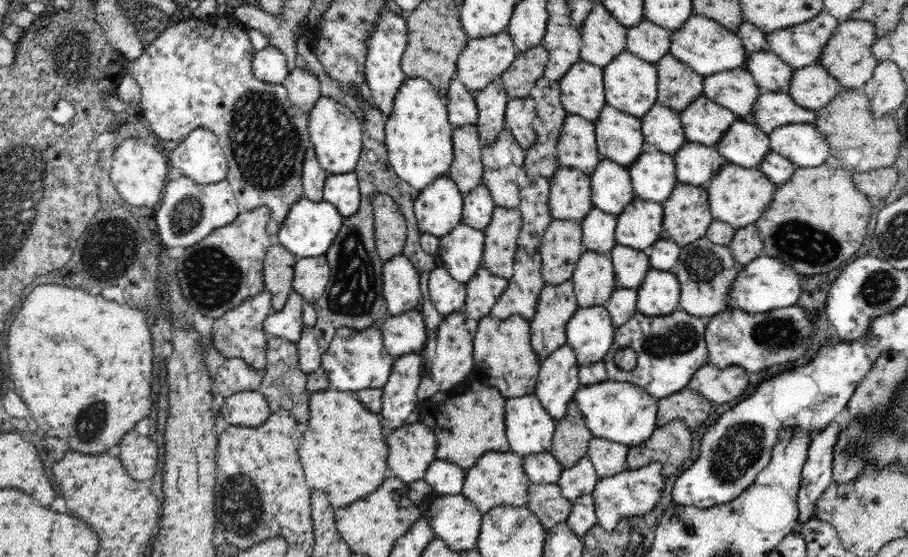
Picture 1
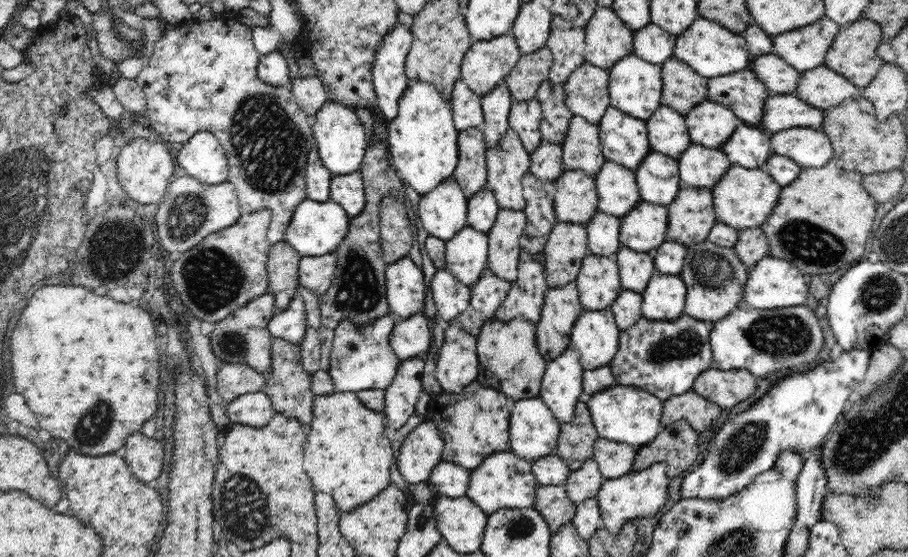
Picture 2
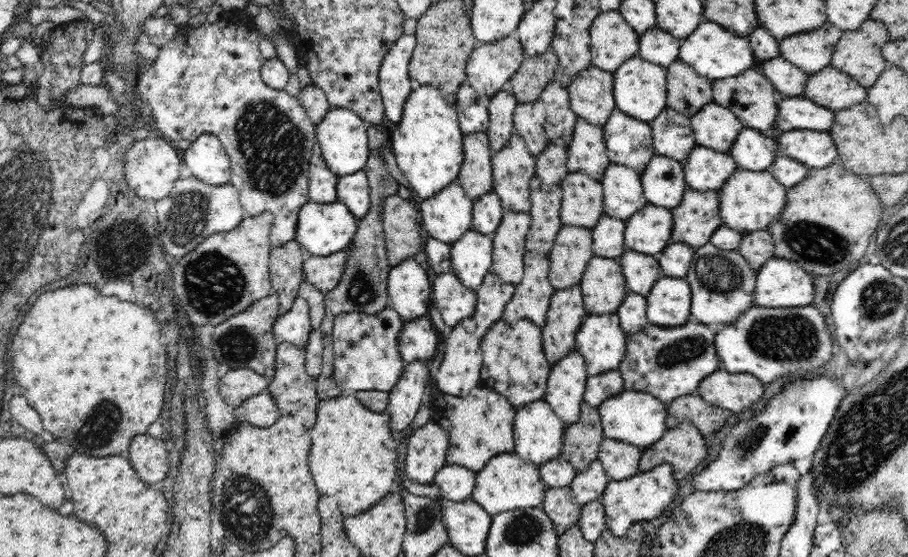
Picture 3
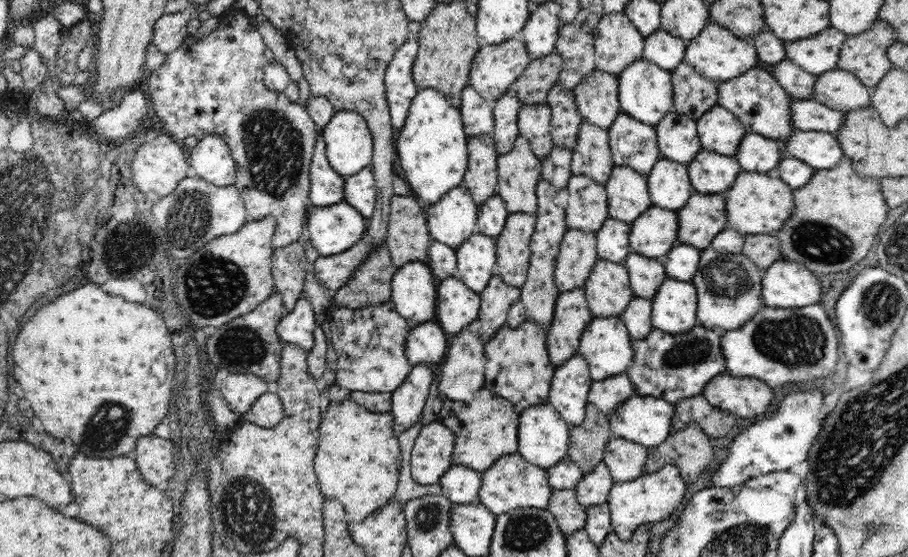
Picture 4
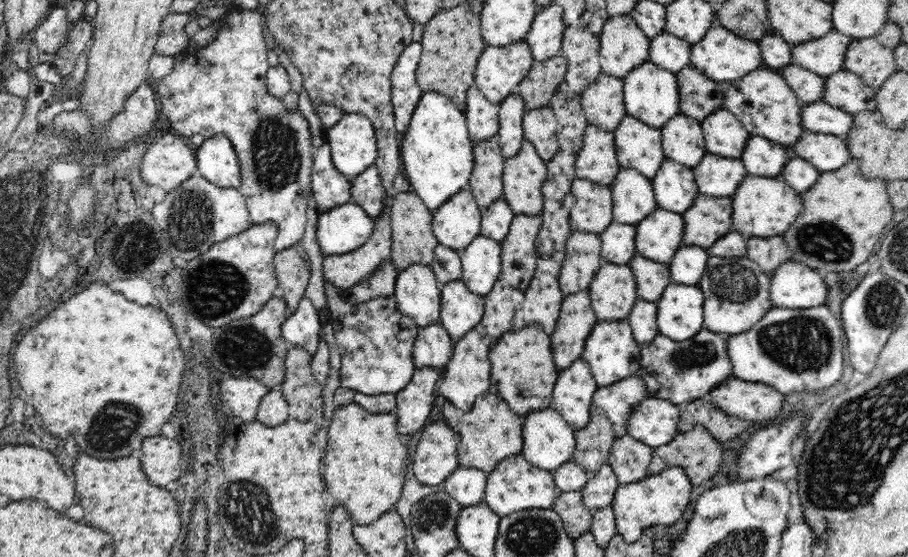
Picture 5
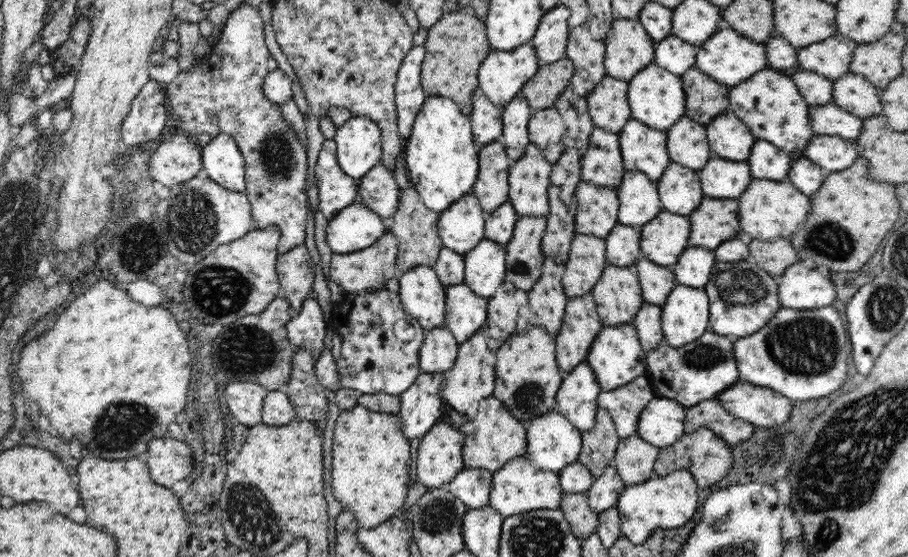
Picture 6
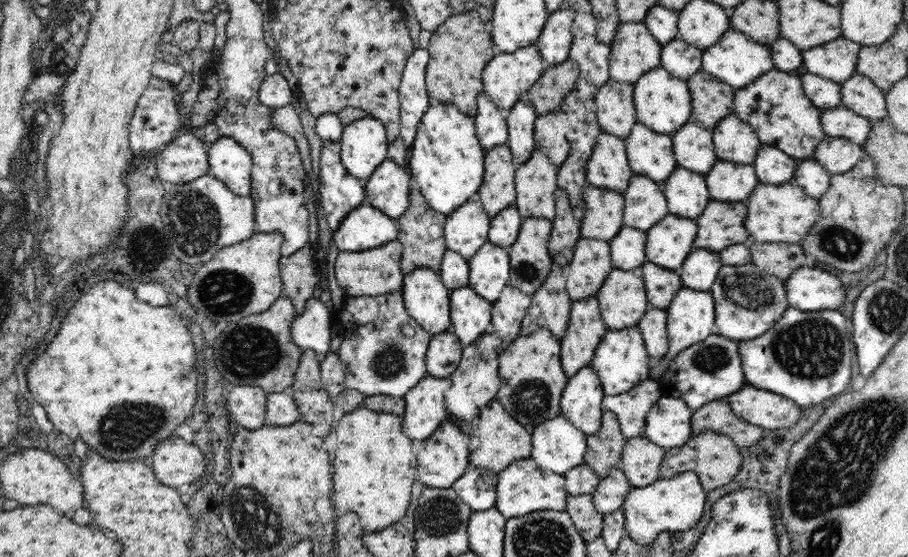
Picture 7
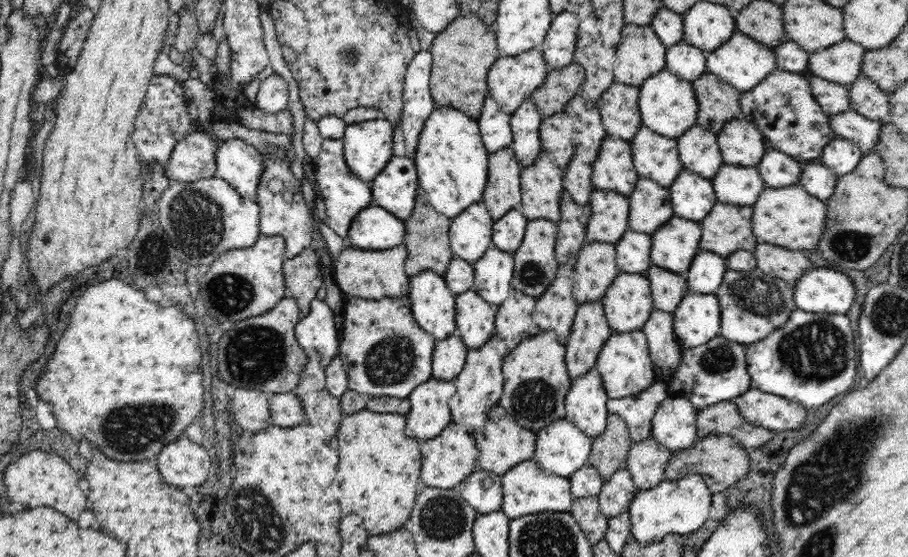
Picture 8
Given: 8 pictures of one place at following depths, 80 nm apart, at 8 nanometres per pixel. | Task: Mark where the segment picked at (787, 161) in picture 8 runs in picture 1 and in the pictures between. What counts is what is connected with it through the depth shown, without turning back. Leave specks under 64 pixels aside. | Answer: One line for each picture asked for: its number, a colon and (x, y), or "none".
1: (744, 144)
2: (749, 147)
3: (752, 150)
4: (756, 153)
5: (764, 158)
6: (767, 161)
7: (773, 166)

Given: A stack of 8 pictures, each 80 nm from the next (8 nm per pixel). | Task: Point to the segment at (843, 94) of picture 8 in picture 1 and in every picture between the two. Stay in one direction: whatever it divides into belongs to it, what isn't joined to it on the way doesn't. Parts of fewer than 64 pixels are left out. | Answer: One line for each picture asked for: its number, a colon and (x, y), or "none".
1: (772, 74)
2: (782, 79)
3: (790, 81)
4: (798, 82)
5: (809, 87)
6: (817, 90)
7: (824, 93)

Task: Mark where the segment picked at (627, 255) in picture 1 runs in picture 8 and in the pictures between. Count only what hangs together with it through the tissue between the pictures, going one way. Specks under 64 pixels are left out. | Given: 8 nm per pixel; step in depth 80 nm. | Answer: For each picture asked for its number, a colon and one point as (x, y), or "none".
2: (636, 269)
3: (641, 271)
4: (646, 275)
5: (652, 278)
6: (657, 281)
7: (661, 284)
8: (668, 289)

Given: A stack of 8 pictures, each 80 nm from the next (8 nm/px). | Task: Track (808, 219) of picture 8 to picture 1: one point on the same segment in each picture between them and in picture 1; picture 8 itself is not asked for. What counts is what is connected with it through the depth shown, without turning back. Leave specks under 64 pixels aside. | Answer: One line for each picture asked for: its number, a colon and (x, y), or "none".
1: (738, 196)
2: (744, 198)
3: (750, 201)
4: (758, 203)
5: (763, 207)
6: (769, 210)
7: (784, 214)

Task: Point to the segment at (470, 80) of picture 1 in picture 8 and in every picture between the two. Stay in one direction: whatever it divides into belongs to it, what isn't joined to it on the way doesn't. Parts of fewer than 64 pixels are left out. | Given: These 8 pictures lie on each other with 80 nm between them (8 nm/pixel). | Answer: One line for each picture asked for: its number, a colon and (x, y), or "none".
2: (487, 64)
3: (491, 65)
4: (495, 68)
5: (499, 71)
6: (502, 76)
7: (507, 77)
8: (511, 80)

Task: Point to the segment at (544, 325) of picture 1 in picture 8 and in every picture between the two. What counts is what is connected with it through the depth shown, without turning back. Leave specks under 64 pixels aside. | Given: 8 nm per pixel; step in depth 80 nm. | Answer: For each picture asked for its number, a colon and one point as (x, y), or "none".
2: (562, 306)
3: (566, 313)
4: (572, 316)
5: (576, 320)
6: (582, 324)
7: (586, 328)
8: (591, 330)

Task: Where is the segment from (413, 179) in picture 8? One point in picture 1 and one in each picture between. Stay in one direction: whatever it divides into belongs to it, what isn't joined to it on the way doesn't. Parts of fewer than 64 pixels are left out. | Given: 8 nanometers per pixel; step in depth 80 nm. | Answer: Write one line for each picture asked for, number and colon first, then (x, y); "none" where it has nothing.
1: (343, 190)
2: (348, 190)
3: (353, 190)
4: (360, 190)
5: (367, 190)
6: (378, 189)
7: (389, 188)

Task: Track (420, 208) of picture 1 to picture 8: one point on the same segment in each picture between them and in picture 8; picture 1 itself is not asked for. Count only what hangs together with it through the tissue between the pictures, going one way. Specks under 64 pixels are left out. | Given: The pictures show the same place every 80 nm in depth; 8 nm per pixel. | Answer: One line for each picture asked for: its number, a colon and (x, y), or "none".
2: (443, 212)
3: (446, 216)
4: (452, 220)
5: (456, 223)
6: (462, 226)
7: (467, 229)
8: (470, 235)

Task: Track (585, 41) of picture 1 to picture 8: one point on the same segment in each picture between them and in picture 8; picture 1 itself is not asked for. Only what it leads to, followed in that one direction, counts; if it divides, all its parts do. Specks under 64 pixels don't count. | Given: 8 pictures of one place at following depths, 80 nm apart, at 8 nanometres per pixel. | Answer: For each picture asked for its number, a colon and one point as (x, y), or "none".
2: (608, 40)
3: (613, 41)
4: (618, 43)
5: (624, 46)
6: (629, 48)
7: (634, 50)
8: (640, 54)

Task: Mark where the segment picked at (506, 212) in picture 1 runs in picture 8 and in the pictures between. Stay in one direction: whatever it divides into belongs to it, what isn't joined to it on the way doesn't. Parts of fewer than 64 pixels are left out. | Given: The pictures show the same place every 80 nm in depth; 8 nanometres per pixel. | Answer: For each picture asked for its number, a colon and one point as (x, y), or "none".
2: (504, 250)
3: (509, 239)
4: (514, 253)
5: (519, 254)
6: (525, 256)
7: (531, 262)
8: (536, 265)

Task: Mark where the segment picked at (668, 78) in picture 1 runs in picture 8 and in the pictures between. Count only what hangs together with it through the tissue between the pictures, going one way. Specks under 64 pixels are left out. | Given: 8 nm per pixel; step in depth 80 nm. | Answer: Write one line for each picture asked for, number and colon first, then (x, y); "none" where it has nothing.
2: (683, 88)
3: (688, 92)
4: (694, 94)
5: (700, 96)
6: (706, 99)
7: (712, 100)
8: (719, 102)

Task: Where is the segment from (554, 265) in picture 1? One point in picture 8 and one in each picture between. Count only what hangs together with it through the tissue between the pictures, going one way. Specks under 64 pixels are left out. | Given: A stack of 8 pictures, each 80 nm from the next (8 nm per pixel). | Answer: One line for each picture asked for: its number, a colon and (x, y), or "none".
2: (567, 247)
3: (573, 247)
4: (576, 258)
5: (582, 258)
6: (587, 260)
7: (591, 264)
8: (596, 267)

